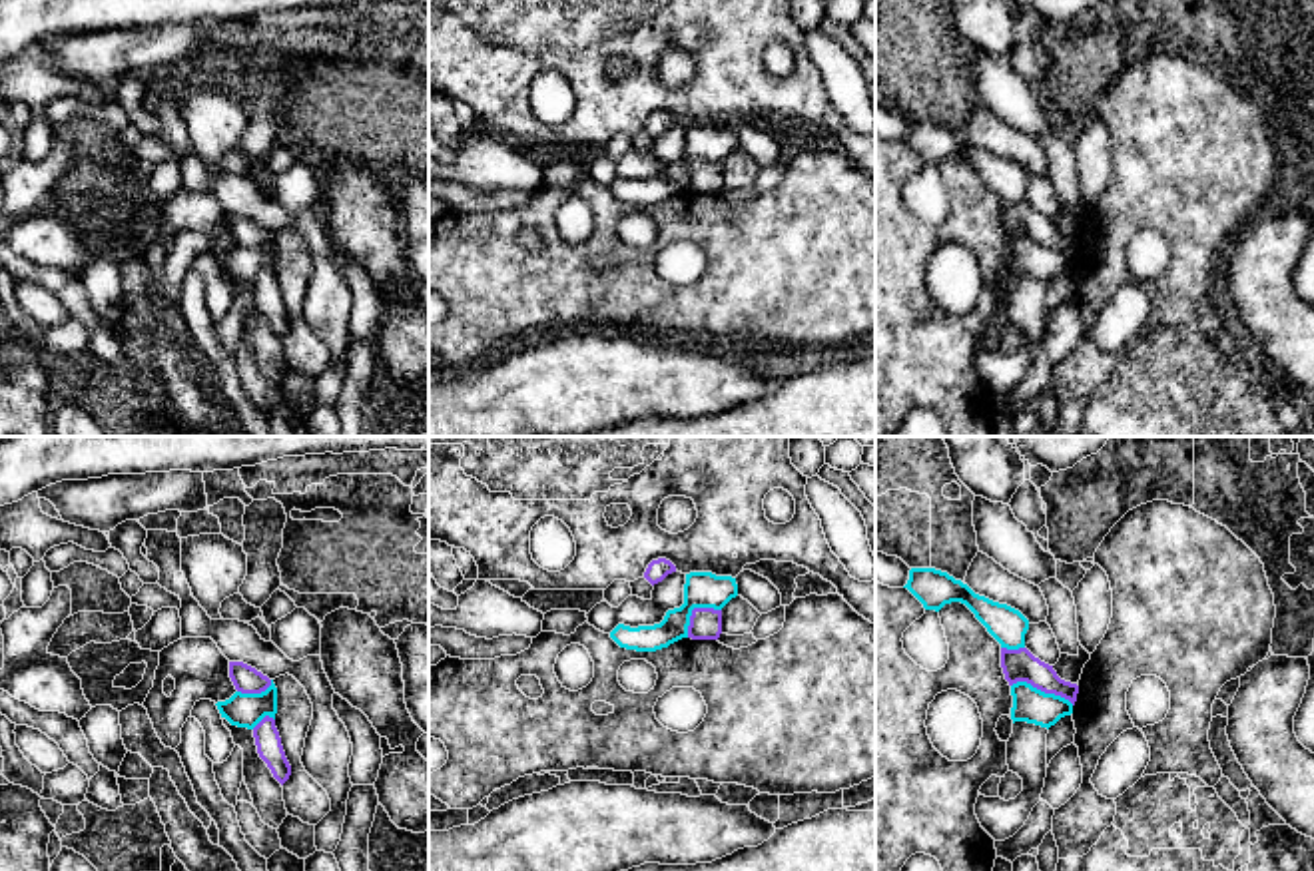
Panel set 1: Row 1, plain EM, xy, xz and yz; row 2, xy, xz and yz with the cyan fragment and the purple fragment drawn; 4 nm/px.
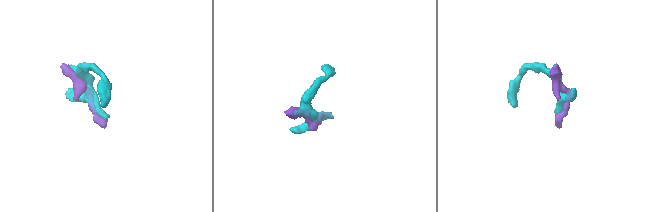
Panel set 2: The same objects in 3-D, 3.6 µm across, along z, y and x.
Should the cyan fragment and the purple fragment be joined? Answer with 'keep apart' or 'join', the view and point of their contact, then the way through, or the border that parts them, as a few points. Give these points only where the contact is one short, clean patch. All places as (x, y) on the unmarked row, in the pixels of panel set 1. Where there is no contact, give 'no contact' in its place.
keep apart | yz (1043, 246)

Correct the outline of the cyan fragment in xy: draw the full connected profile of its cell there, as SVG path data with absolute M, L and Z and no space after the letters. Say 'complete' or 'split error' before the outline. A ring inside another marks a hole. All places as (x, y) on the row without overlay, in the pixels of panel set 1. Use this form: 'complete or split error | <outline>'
complete | M271 233L271 239L261 247L235 245L229 253L215 259L231 279L253 283L265 269L275 273L277 241Z

